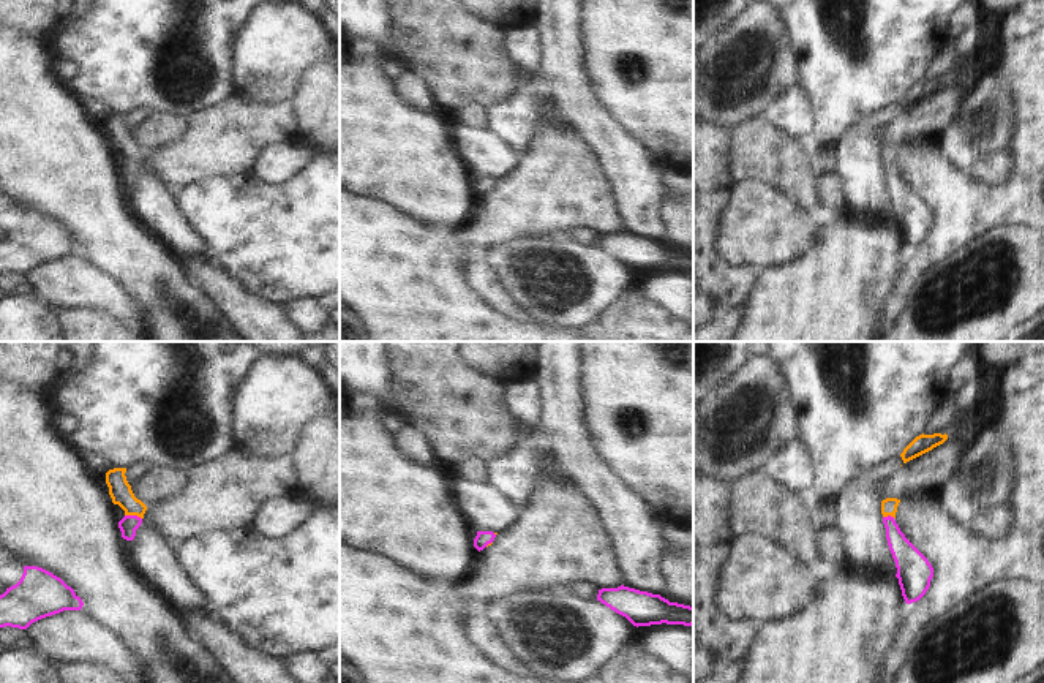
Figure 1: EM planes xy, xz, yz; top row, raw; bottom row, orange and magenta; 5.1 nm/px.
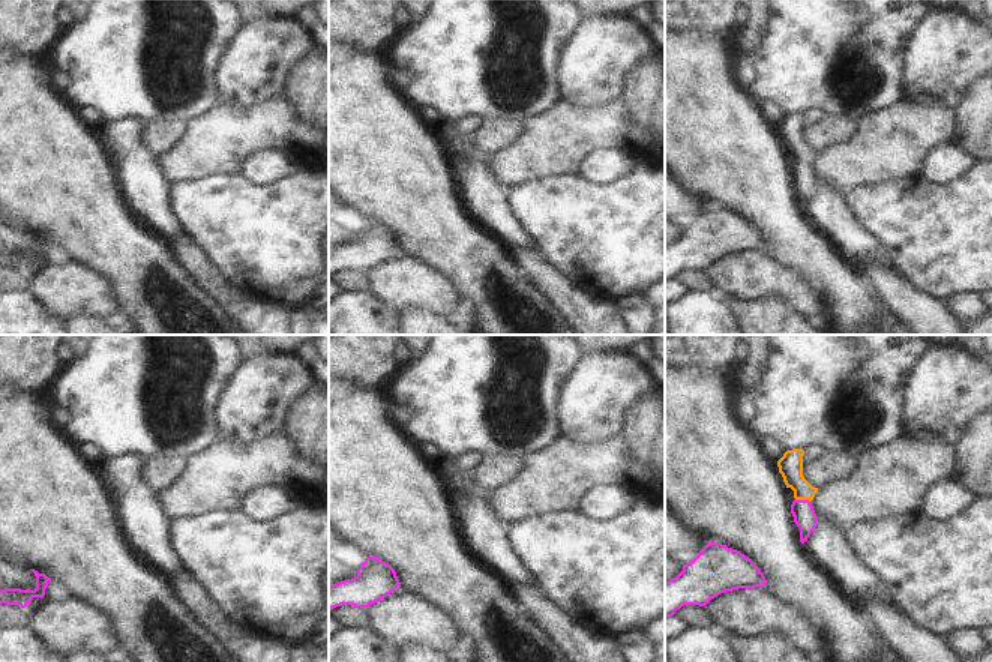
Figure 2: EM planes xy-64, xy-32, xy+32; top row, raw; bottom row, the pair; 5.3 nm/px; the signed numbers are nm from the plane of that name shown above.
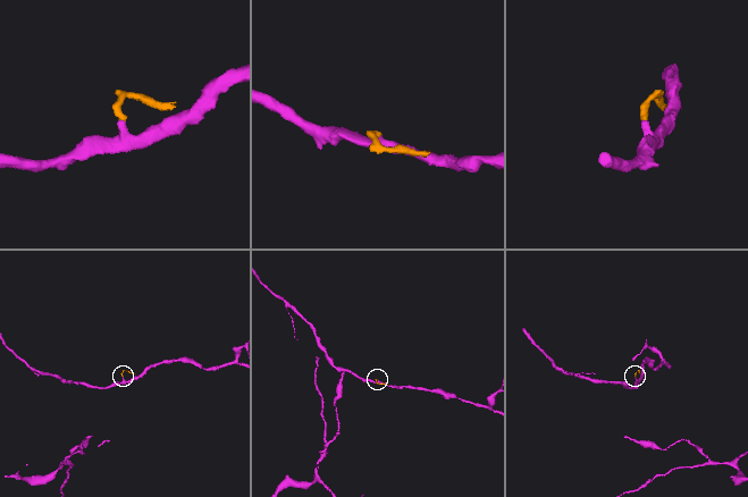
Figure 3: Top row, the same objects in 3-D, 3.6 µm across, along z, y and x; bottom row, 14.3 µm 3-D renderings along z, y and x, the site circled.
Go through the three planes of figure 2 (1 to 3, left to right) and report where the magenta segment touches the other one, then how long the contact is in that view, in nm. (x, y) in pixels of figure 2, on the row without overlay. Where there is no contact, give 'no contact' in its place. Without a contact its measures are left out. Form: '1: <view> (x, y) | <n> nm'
1: no contact
2: no contact
3: xy+32 (803, 162) | 90 nm

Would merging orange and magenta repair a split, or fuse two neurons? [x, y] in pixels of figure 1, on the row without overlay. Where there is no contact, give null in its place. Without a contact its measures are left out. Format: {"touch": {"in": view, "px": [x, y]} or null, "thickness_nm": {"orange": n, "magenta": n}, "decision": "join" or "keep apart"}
{"touch": {"in": "xy", "px": [133, 160]}, "thickness_nm": {"orange": 120, "magenta": 90}, "decision": "join"}

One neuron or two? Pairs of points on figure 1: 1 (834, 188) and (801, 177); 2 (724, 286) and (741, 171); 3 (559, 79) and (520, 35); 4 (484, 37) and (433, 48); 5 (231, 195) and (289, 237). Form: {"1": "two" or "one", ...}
{"1": "two", "2": "two", "3": "two", "4": "one", "5": "one"}

